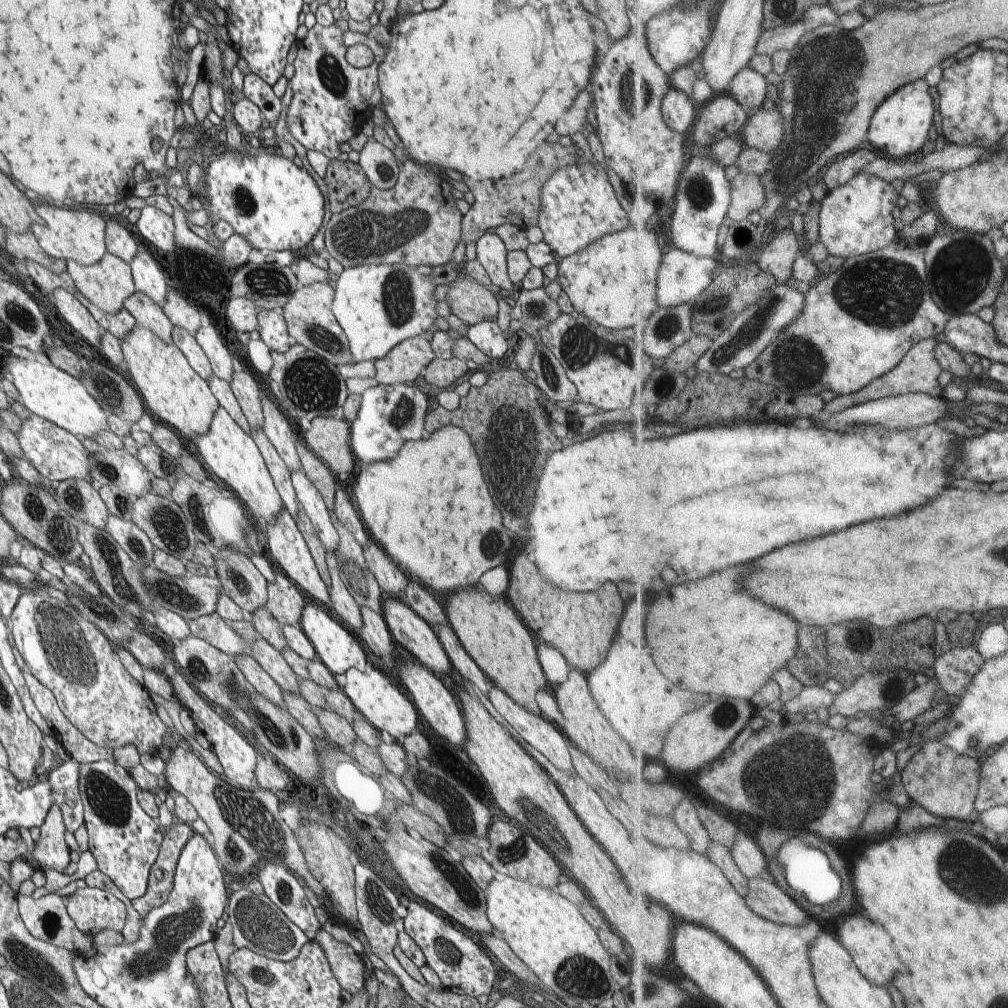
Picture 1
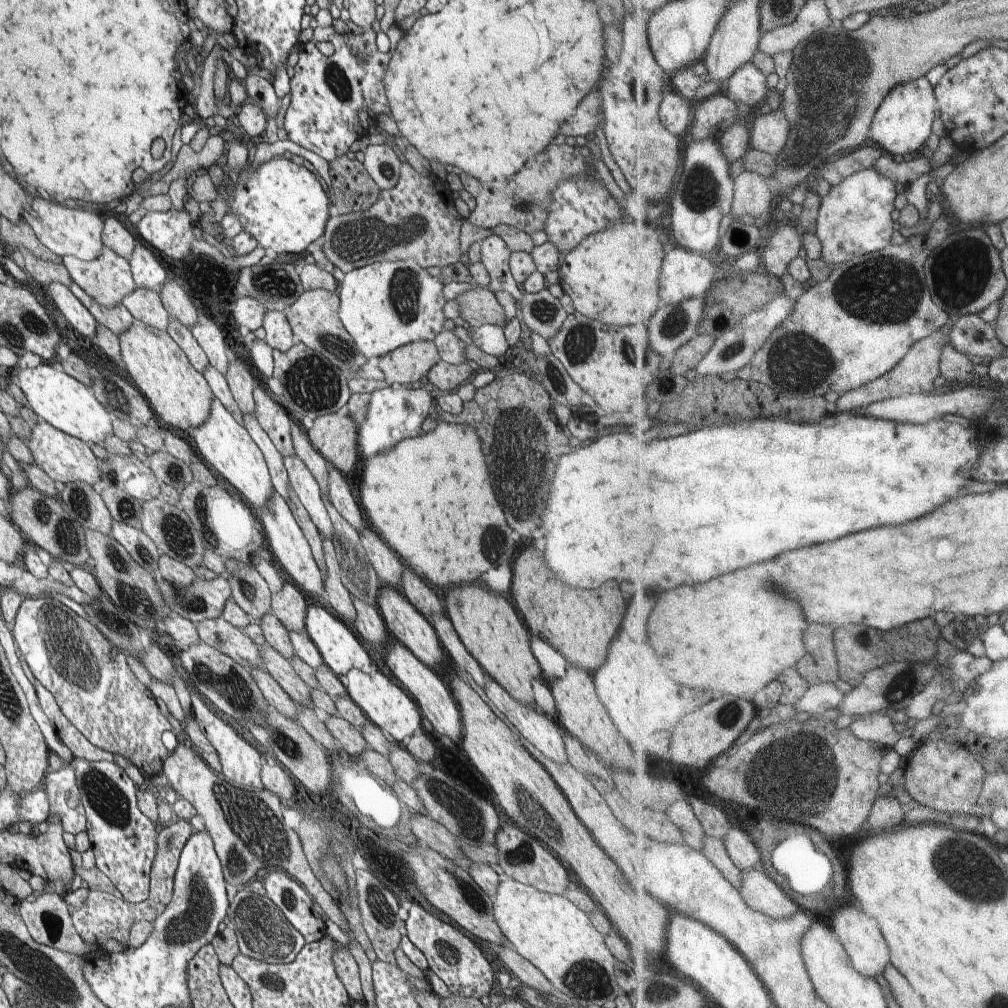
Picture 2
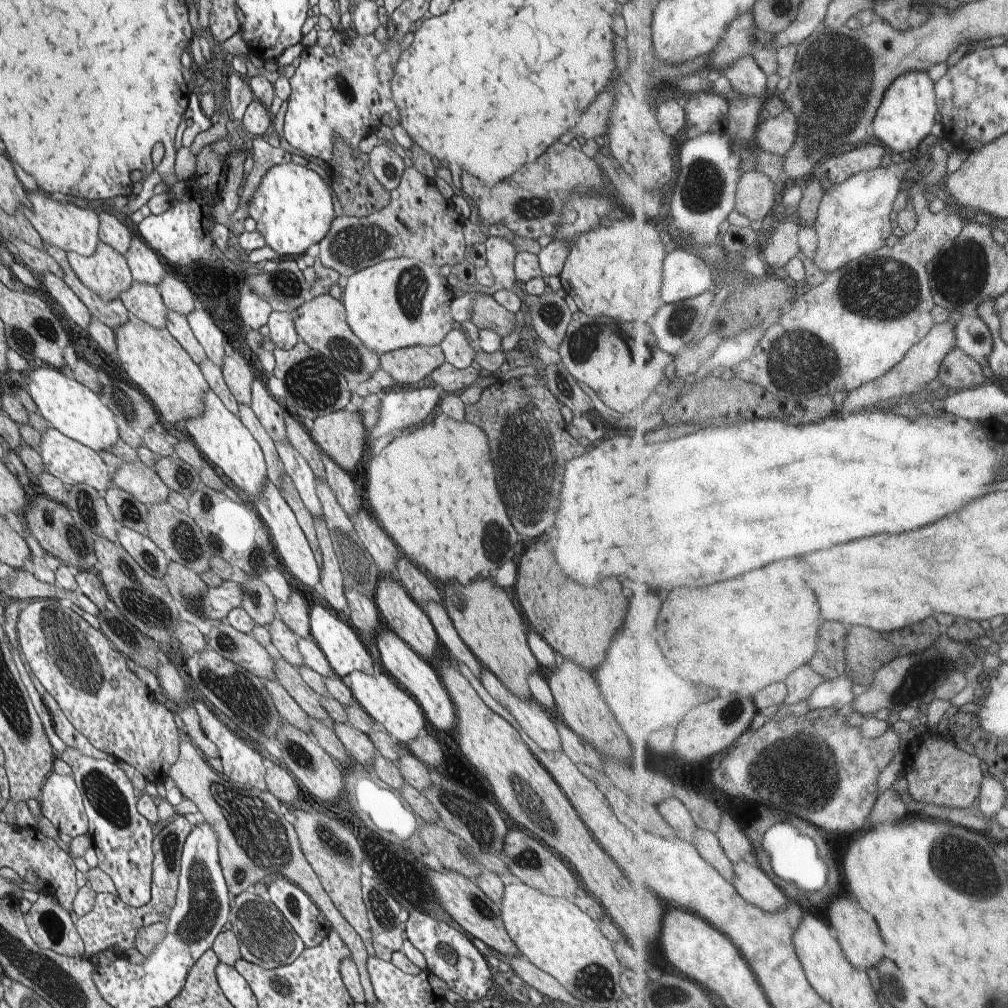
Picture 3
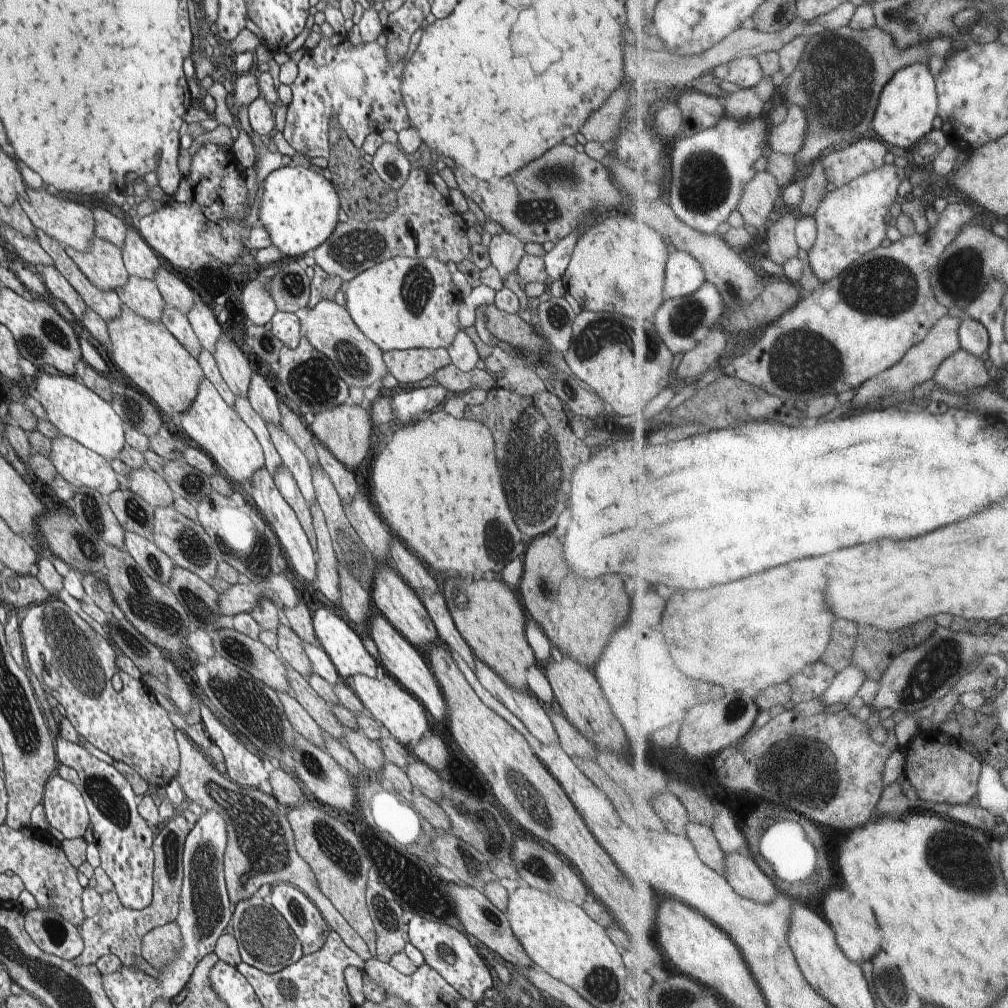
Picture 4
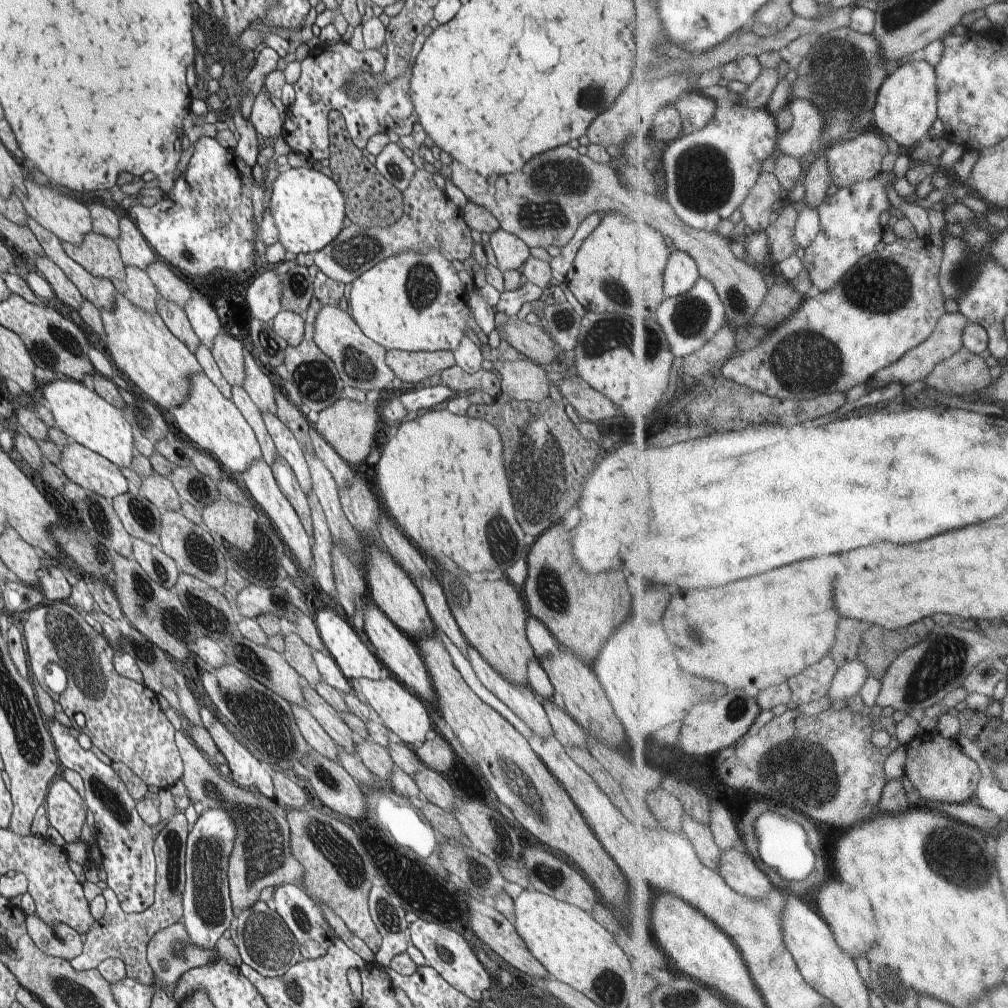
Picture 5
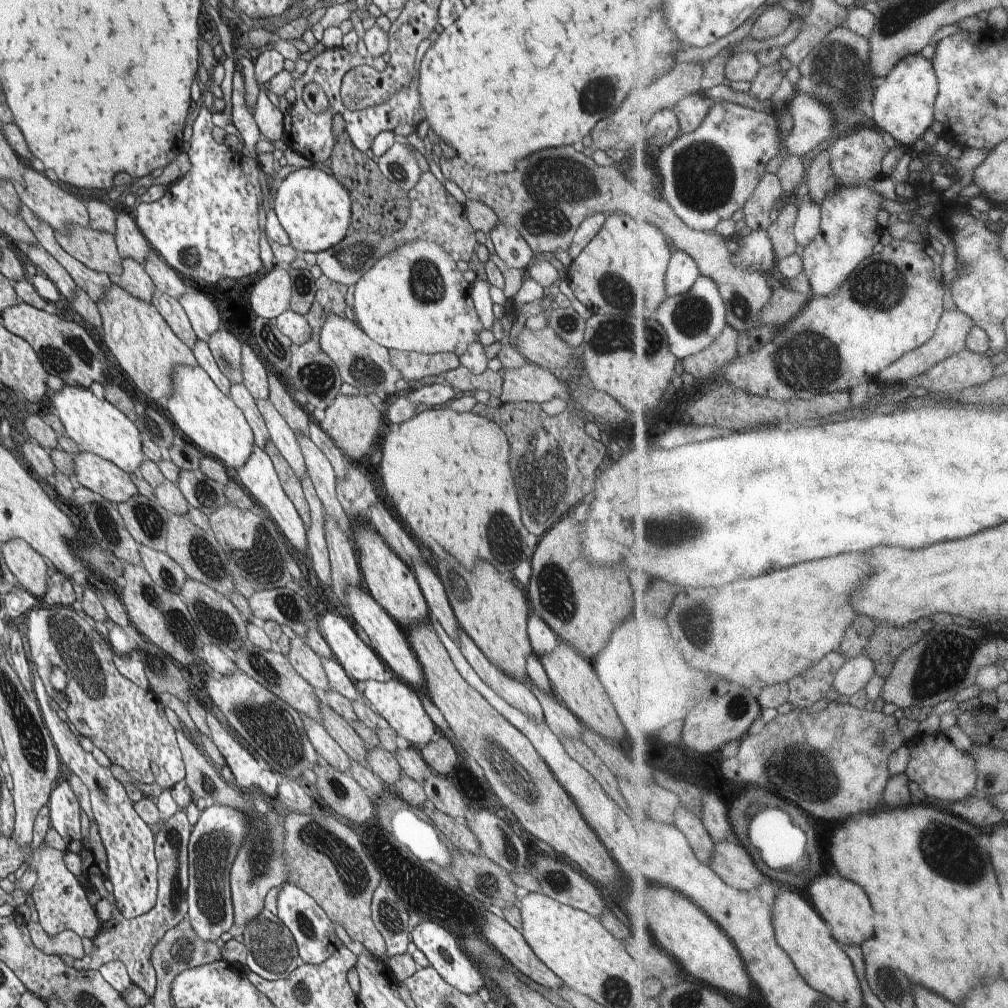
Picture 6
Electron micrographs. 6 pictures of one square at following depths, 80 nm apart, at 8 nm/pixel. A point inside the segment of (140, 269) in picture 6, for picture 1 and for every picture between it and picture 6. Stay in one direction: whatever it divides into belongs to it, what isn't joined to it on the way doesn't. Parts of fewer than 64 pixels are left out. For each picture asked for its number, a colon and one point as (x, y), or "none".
1: (147, 312)
2: (144, 304)
3: (143, 300)
4: (142, 295)
5: (137, 286)

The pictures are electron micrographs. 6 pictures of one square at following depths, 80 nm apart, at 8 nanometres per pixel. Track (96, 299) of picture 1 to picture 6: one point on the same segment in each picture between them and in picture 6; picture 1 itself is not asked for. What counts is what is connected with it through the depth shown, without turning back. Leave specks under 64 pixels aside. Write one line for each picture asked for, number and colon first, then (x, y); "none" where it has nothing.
2: (108, 278)
3: (106, 272)
4: (102, 262)
5: (98, 254)
6: (96, 249)

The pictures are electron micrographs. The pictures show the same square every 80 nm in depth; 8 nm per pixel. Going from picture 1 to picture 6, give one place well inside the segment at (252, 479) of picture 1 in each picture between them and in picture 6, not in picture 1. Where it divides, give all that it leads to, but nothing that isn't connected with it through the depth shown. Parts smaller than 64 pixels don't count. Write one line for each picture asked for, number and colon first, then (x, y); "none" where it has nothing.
2: (224, 444)
3: (221, 436)
4: (215, 426)
5: (207, 418)
6: (199, 409)

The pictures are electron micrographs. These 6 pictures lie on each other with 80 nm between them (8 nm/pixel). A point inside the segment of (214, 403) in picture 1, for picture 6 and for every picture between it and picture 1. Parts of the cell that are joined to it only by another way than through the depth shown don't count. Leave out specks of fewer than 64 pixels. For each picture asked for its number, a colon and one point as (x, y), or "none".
2: (178, 394)
3: (154, 361)
4: (164, 371)
5: (140, 344)
6: (145, 347)

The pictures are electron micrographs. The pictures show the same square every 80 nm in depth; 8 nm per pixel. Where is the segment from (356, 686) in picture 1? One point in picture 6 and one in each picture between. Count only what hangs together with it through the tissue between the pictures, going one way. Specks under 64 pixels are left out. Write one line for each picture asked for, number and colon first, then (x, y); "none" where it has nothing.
2: (387, 705)
3: (392, 706)
4: (392, 705)
5: (404, 713)
6: (395, 701)

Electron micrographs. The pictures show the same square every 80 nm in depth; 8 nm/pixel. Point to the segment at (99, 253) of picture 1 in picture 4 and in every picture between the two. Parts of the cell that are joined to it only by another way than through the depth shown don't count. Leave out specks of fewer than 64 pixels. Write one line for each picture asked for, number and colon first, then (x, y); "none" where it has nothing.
2: (66, 231)
3: (71, 228)
4: (71, 224)

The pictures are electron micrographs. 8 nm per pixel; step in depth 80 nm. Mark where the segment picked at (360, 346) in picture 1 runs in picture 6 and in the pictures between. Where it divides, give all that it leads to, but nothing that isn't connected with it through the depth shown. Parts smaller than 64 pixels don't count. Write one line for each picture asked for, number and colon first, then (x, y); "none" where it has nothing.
2: (386, 305)
3: (402, 302)
4: (403, 303)
5: (413, 301)
6: (415, 298)

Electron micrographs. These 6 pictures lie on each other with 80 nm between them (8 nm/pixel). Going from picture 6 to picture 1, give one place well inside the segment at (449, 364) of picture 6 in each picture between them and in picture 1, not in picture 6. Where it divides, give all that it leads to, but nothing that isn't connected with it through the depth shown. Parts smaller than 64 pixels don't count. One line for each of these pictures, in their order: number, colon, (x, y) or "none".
1: (406, 361)
2: (407, 364)
3: (408, 365)
4: (410, 366)
5: (410, 366)

